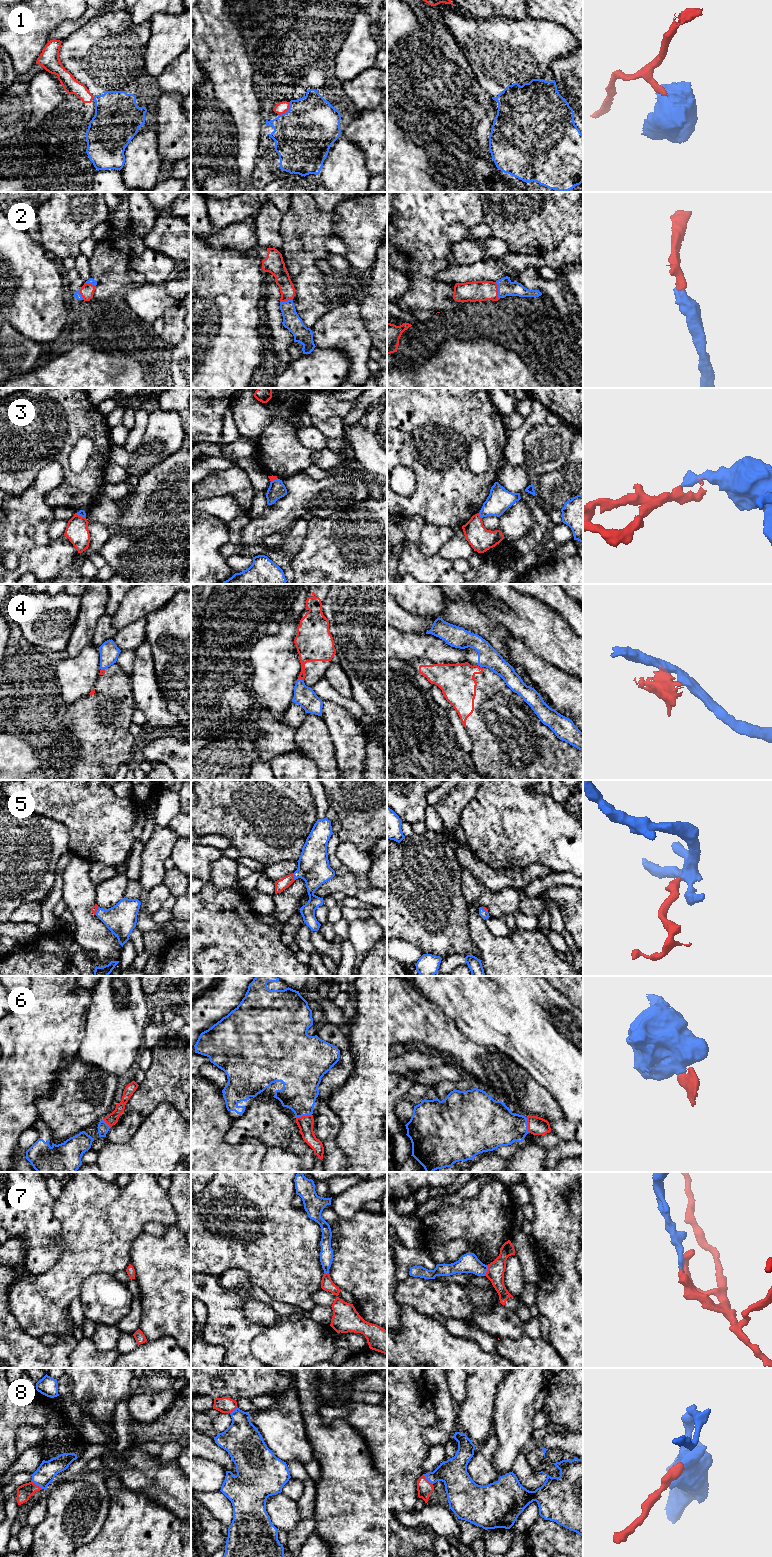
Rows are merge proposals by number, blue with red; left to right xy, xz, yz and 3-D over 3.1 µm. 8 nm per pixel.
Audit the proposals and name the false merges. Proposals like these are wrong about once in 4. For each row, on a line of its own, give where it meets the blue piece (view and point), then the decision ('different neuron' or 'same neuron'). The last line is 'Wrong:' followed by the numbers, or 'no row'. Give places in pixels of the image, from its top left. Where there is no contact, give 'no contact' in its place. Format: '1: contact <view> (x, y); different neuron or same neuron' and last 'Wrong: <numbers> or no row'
1: contact xz (288, 110); different neuron
2: contact yz (498, 290); same neuron
3: contact yz (480, 516); different neuron
4: contact xz (300, 679); different neuron
5: contact xz (293, 875); same neuron
6: contact xz (303, 1115); same neuron
7: contact yz (487, 1269); same neuron
8: contact xy (37, 1485); same neuron
Wrong: 1, 3, 4

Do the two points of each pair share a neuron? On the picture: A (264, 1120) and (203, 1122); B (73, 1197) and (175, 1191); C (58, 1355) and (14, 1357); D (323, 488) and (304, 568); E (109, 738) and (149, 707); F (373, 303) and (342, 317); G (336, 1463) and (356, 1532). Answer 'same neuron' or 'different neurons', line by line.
A: different neurons
B: different neurons
C: same neuron
D: different neurons
E: different neurons
F: different neurons
G: same neuron

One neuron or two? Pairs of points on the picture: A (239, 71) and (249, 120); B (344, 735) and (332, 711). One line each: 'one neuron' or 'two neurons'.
A: one neuron
B: one neuron

